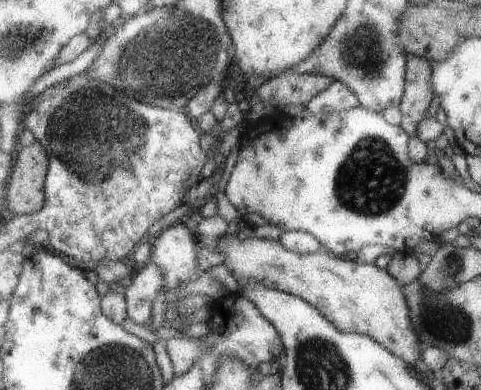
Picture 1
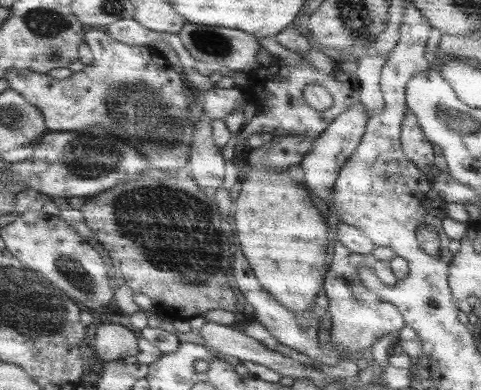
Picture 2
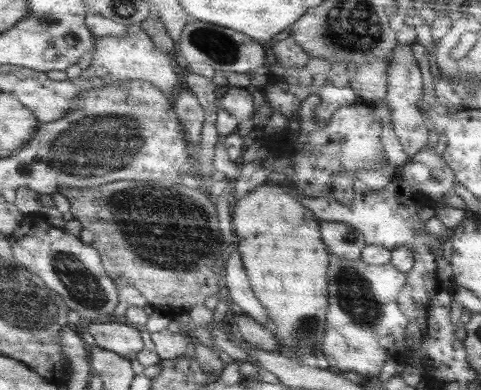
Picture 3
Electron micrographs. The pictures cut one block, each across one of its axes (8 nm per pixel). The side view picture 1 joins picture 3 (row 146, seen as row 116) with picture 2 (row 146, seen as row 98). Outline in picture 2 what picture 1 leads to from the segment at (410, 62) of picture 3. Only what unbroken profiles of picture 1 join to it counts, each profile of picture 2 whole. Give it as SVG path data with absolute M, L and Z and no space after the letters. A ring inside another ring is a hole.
M409 110L405 116L405 126L403 126L403 134L401 134L401 142L405 148L405 154L409 156L409 160L413 160L425 174L431 174L431 170L435 168L435 150L433 150L433 142L425 138L423 128L419 126L417 116Z

